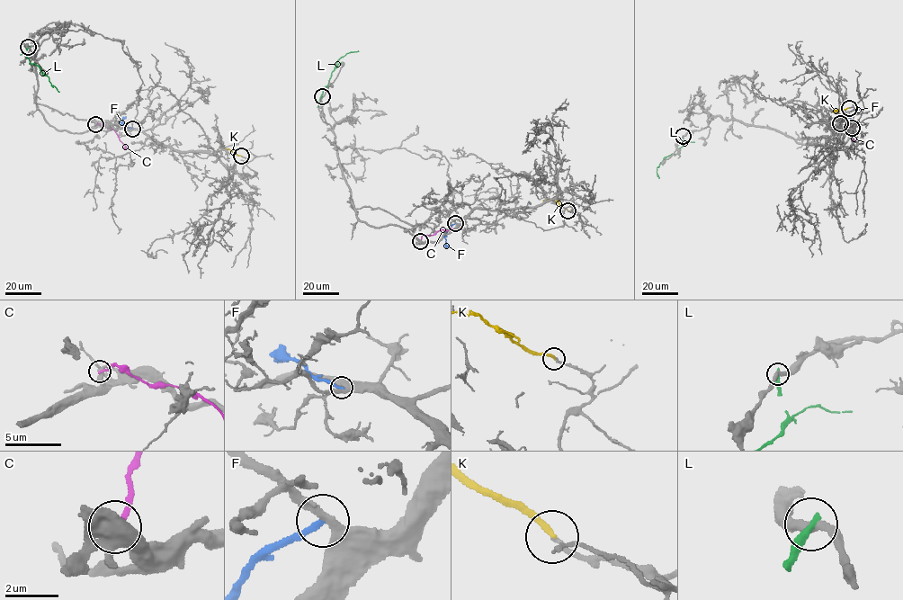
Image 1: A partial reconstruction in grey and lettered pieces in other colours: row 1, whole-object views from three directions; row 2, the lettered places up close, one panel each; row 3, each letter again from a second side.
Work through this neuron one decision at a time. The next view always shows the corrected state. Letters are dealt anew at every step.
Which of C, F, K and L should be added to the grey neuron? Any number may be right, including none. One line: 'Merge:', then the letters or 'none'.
Merge: none

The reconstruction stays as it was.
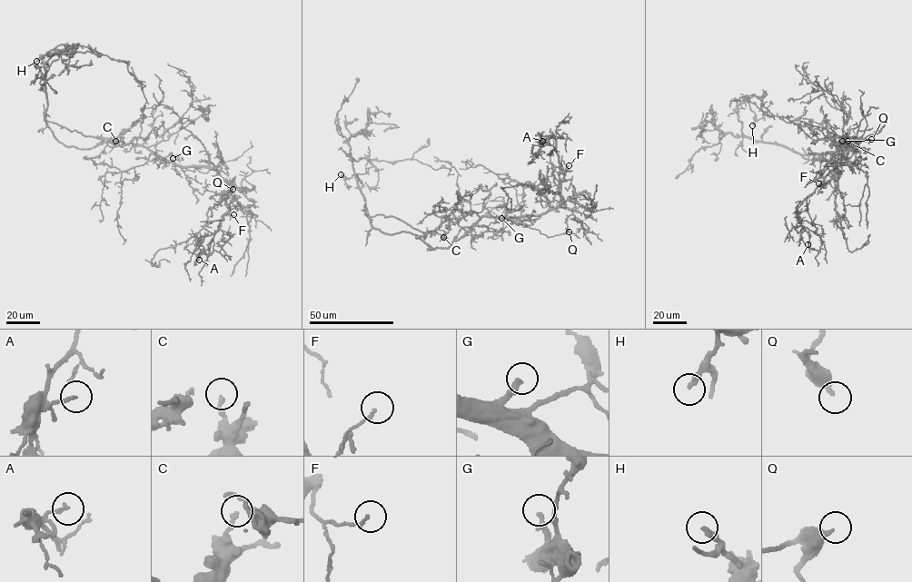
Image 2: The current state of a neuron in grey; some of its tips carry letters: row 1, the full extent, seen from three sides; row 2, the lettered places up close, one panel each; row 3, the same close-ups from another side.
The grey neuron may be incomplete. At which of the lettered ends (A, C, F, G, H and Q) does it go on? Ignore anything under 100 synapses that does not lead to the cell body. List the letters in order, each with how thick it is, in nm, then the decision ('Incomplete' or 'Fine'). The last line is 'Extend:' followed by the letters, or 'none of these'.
A: Thickness 170 nm. Fine
C: Thickness 150 nm. Fine
F: Thickness 110 nm. Fine
G: Thickness 240 nm. Incomplete
H: Thickness 240 nm. Fine
Q: Thickness 360 nm. Fine
Extend: G

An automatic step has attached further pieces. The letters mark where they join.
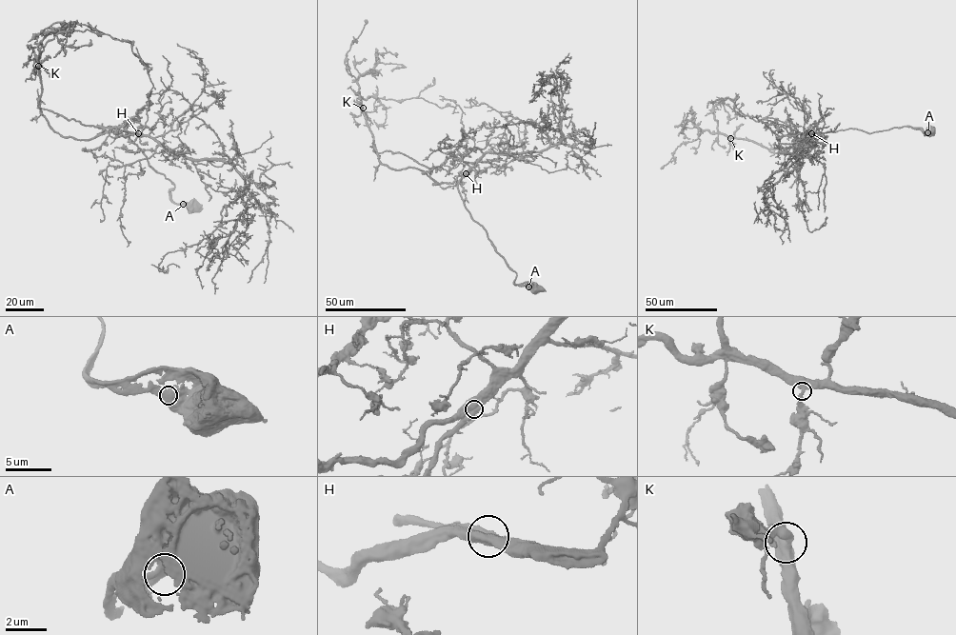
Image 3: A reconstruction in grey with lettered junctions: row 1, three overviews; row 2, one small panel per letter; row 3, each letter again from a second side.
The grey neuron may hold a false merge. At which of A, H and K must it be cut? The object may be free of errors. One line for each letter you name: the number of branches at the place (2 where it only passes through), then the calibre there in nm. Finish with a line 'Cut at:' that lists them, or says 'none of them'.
Cut at: none of them

